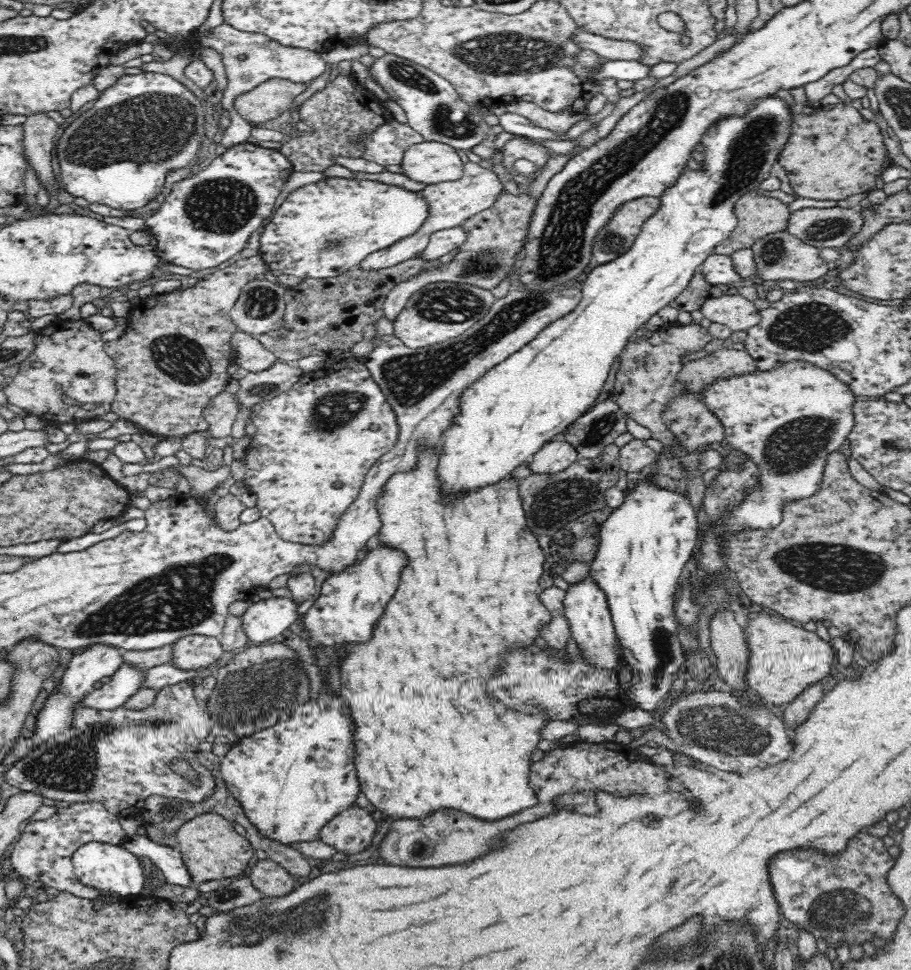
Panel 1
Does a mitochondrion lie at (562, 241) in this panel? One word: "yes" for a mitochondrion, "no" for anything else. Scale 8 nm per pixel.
yes

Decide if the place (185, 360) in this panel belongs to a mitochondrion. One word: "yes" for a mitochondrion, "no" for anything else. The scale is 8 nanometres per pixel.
yes

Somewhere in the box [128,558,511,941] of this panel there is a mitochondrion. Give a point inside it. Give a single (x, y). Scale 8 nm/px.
(262, 692)

